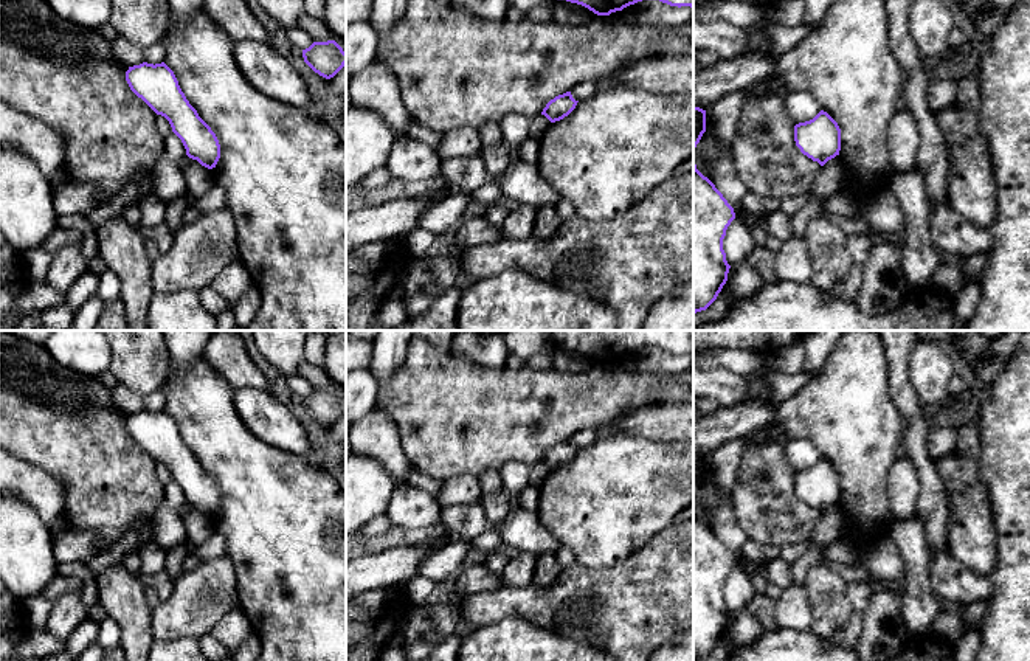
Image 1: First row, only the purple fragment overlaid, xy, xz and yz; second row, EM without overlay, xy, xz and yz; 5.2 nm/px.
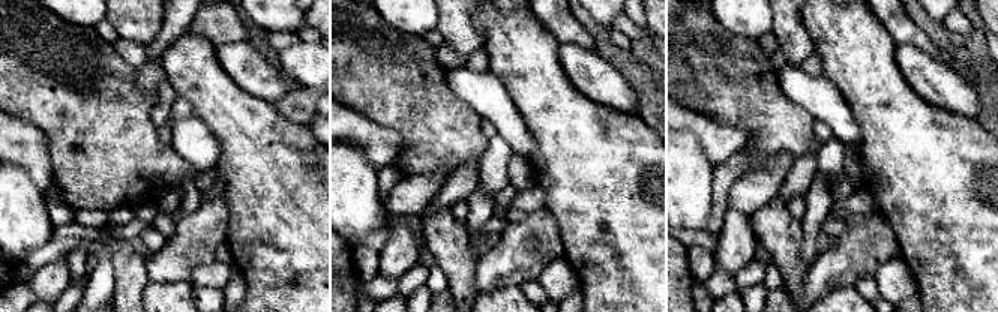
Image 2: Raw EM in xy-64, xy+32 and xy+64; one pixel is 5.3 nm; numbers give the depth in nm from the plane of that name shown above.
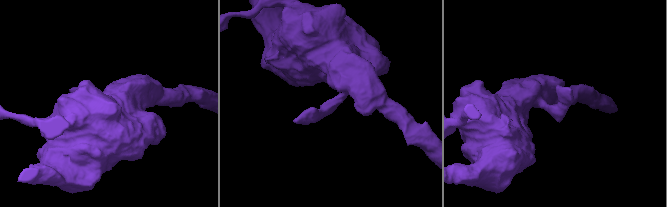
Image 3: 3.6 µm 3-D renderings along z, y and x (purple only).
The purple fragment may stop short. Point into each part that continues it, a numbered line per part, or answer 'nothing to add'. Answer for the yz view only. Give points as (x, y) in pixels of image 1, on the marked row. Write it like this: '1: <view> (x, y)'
nothing to add

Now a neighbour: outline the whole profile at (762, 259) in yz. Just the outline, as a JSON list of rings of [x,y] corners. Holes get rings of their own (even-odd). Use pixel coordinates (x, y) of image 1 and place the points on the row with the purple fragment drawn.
[[[757,245],[746,258],[749,265],[763,278],[768,284],[779,282],[776,275],[776,254],[765,245]]]

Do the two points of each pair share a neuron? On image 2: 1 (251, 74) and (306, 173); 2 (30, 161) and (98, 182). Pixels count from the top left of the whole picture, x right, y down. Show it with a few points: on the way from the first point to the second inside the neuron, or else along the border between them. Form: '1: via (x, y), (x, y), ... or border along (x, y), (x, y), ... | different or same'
1: border along (234, 83), (273, 105) | different
2: border along (42, 132), (48, 146), (54, 183) | different

